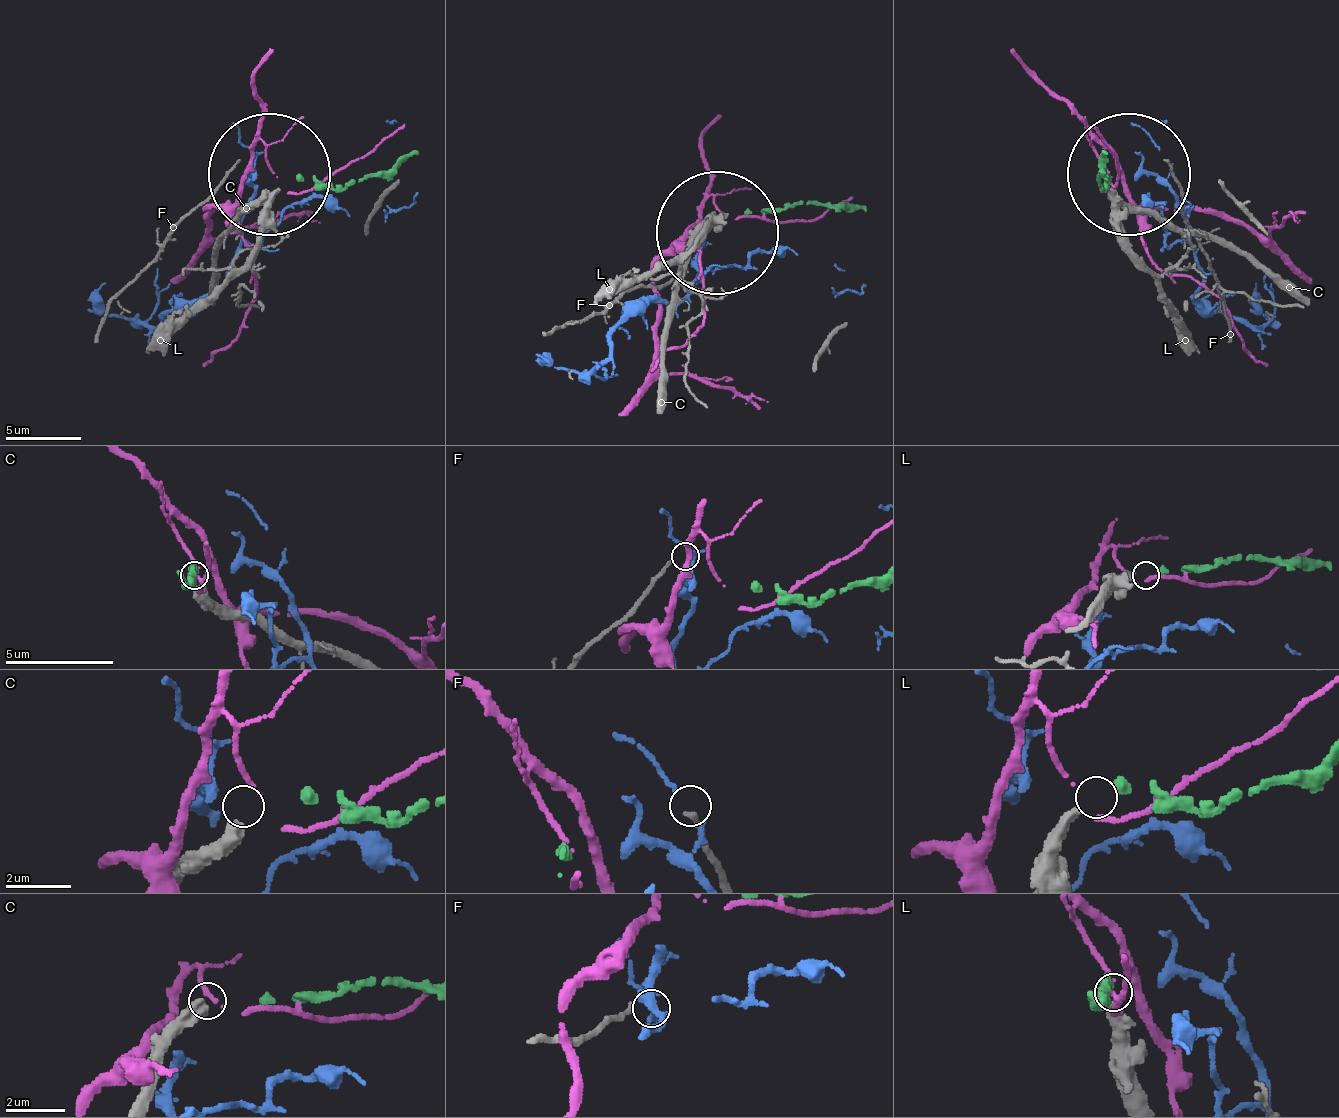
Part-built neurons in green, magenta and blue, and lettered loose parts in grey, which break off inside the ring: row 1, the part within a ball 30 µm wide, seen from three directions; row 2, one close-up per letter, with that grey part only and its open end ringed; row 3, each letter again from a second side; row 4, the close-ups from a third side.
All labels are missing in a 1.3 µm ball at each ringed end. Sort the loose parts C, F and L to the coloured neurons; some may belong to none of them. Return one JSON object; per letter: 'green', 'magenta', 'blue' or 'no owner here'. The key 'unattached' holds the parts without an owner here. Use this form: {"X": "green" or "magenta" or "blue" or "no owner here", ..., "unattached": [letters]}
{"C": "no owner here", "F": "no owner here", "L": "green", "unattached": ["C", "F"]}

